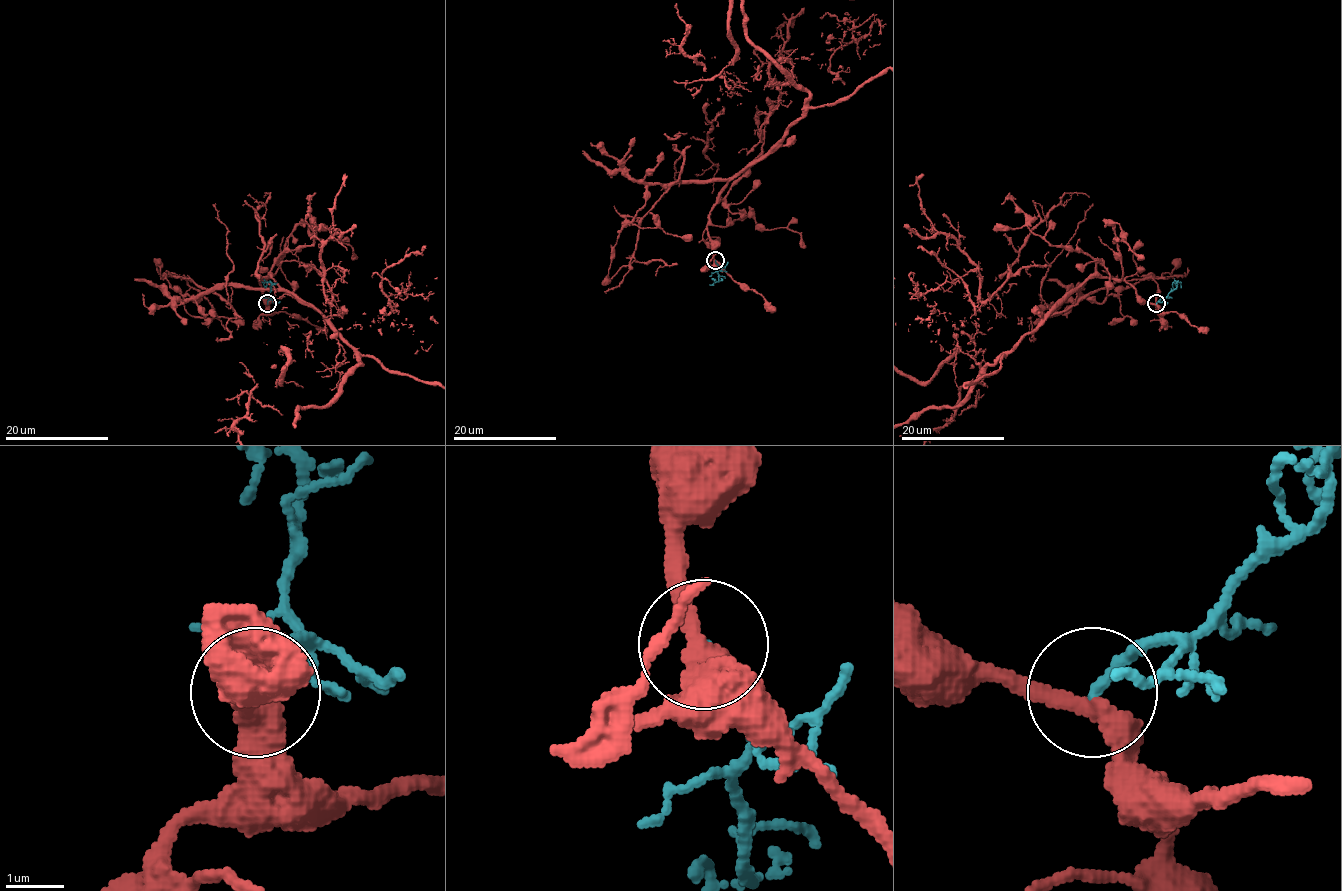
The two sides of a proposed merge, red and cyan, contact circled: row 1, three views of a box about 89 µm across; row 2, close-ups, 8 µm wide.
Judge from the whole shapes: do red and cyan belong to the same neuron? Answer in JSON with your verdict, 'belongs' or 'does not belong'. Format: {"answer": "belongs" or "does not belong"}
{"answer": "does not belong"}

